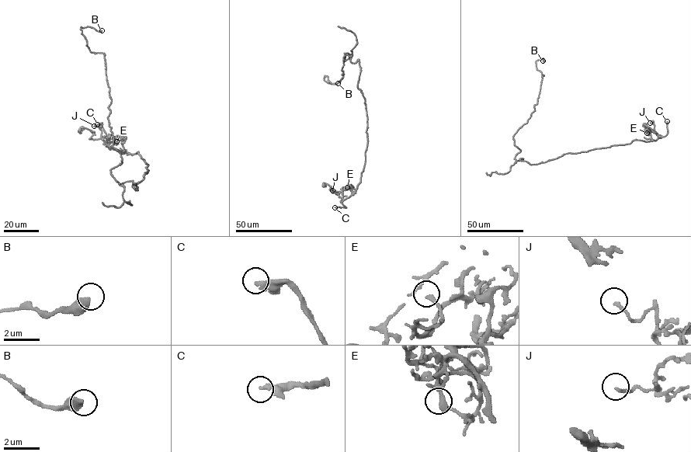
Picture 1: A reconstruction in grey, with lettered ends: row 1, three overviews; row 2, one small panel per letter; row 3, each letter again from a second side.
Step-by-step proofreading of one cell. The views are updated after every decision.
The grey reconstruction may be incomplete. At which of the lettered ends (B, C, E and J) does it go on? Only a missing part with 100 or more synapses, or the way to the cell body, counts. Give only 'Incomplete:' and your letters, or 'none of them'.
Incomplete: C

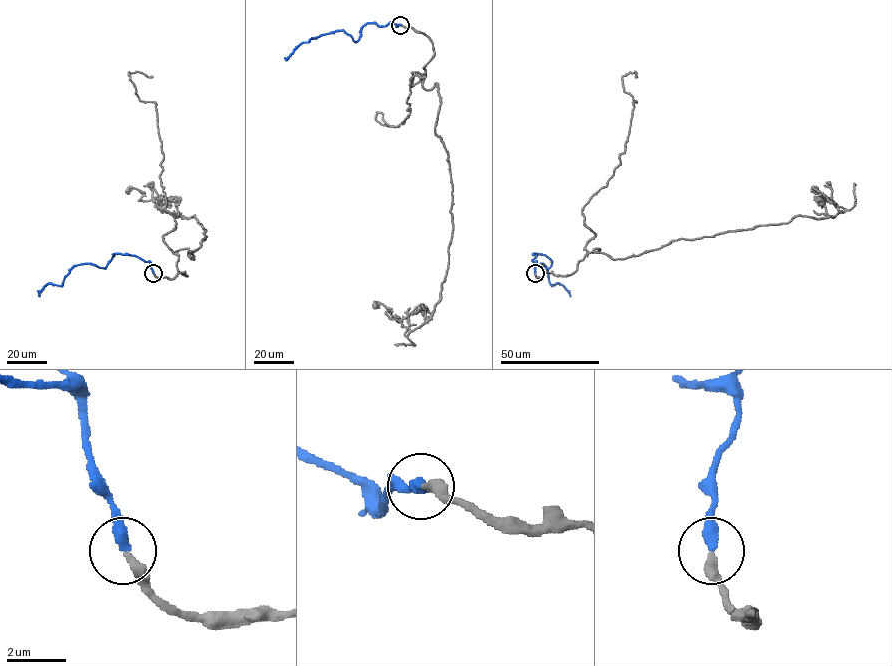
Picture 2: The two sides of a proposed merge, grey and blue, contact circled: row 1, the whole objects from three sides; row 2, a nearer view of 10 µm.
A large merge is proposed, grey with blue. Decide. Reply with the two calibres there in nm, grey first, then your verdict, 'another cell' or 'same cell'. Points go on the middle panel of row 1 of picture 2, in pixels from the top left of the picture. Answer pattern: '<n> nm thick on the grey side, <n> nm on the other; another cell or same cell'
320 nm thick on the grey side, 400 nm on the other; same cell

